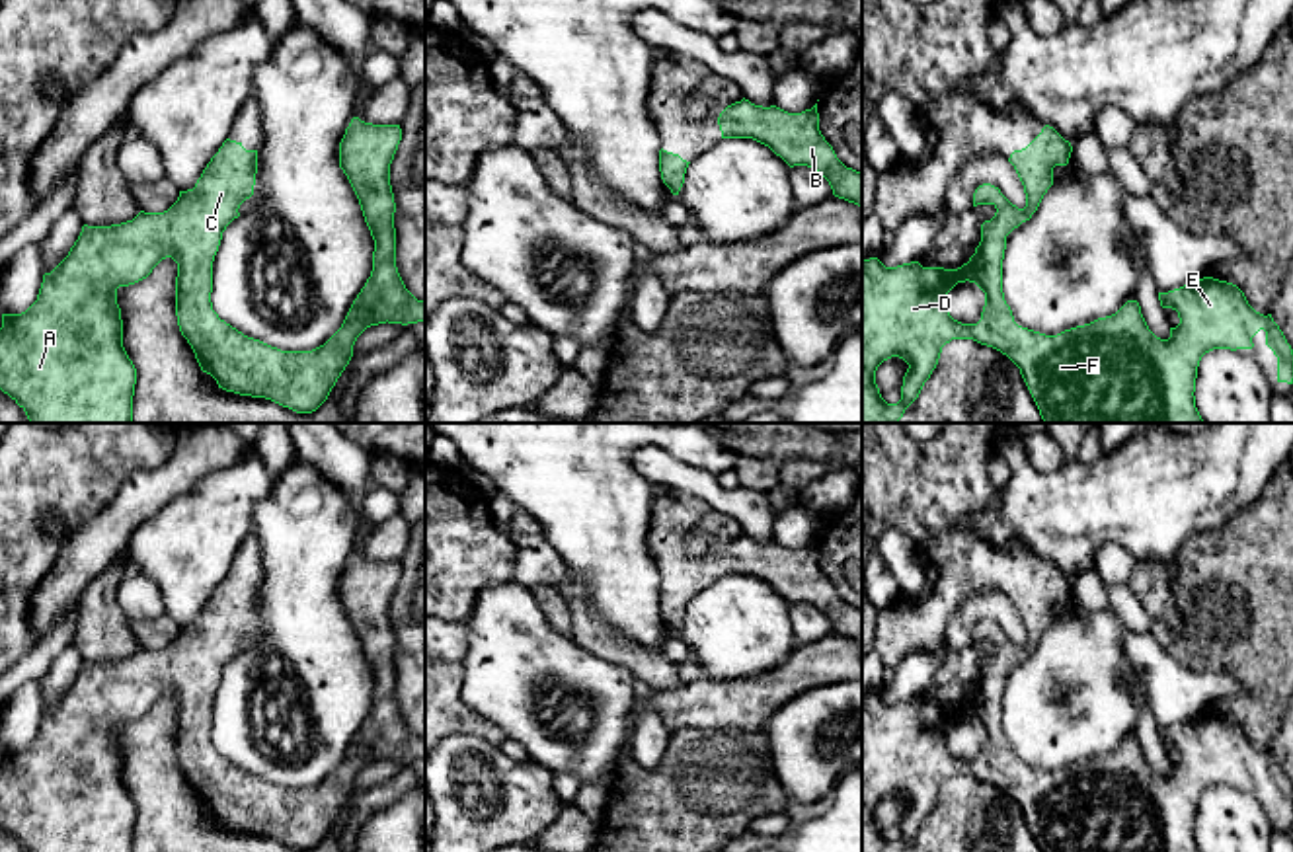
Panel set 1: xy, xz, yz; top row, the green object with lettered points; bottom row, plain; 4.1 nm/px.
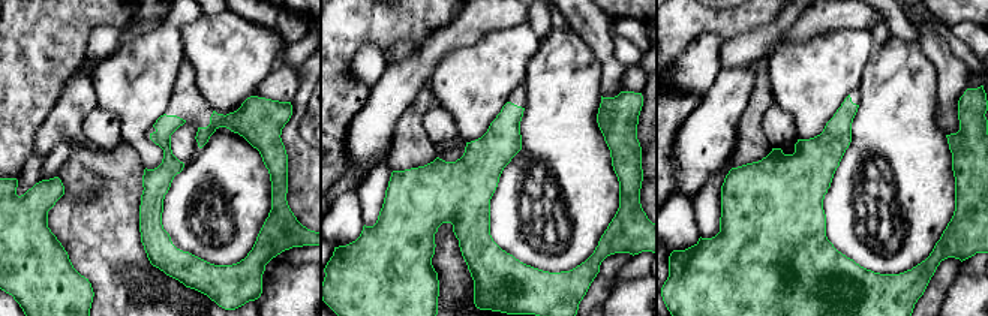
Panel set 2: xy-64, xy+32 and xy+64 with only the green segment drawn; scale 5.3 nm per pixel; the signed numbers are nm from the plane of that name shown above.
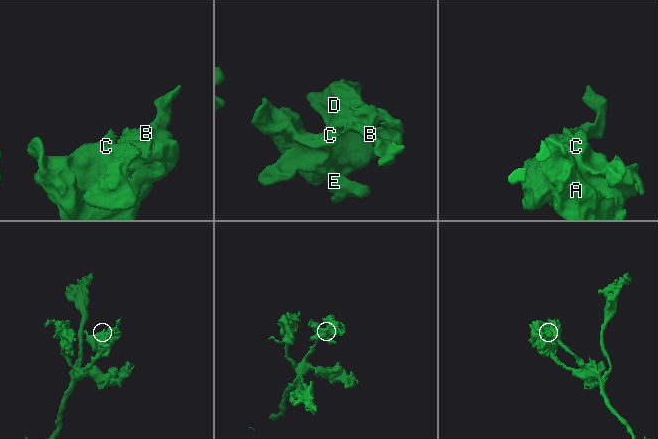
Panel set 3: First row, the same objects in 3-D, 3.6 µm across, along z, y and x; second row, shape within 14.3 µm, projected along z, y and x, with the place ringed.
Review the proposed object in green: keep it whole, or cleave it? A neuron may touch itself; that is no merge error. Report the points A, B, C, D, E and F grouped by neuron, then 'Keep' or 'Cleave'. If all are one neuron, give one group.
Groups: A B C D E F. Keep

